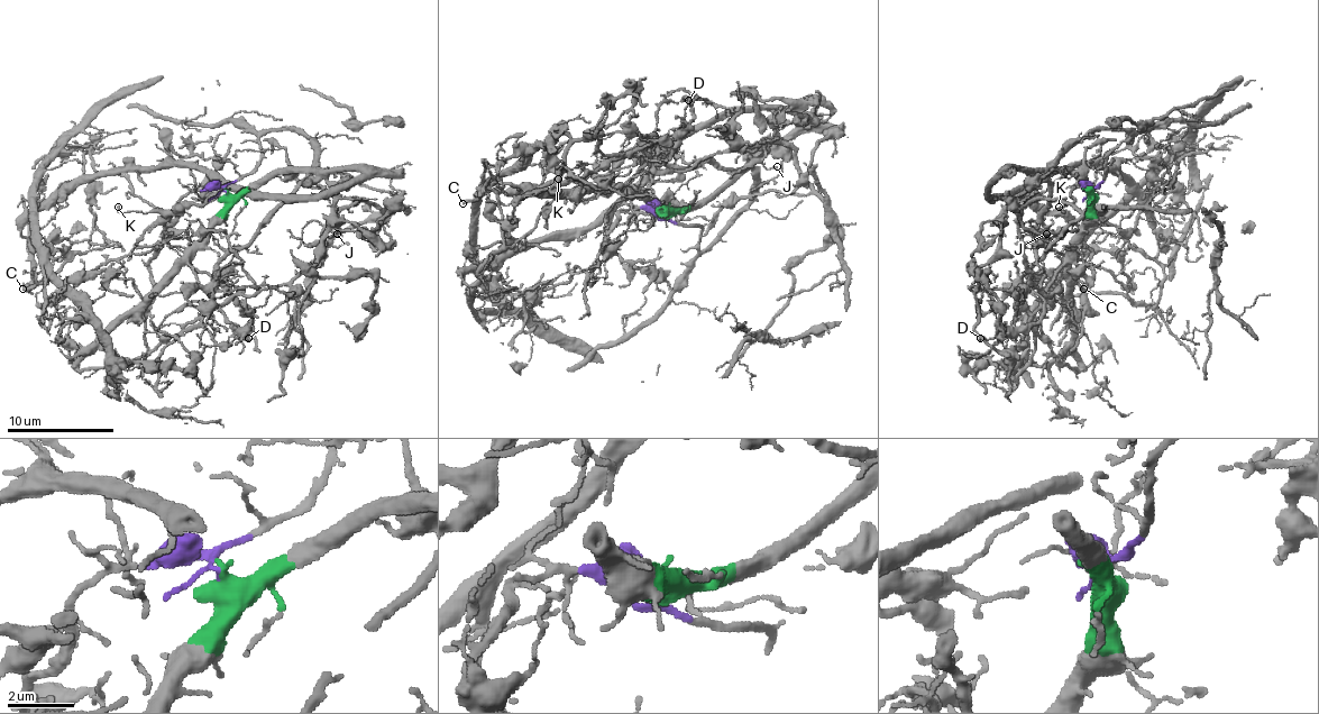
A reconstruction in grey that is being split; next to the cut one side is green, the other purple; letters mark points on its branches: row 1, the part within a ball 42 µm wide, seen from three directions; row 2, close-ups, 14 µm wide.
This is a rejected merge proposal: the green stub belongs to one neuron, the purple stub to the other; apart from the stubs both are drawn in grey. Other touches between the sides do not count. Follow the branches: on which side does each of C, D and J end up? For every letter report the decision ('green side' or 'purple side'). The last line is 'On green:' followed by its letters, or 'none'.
C: green side
D: green side
J: green side
On green: C, D, J

